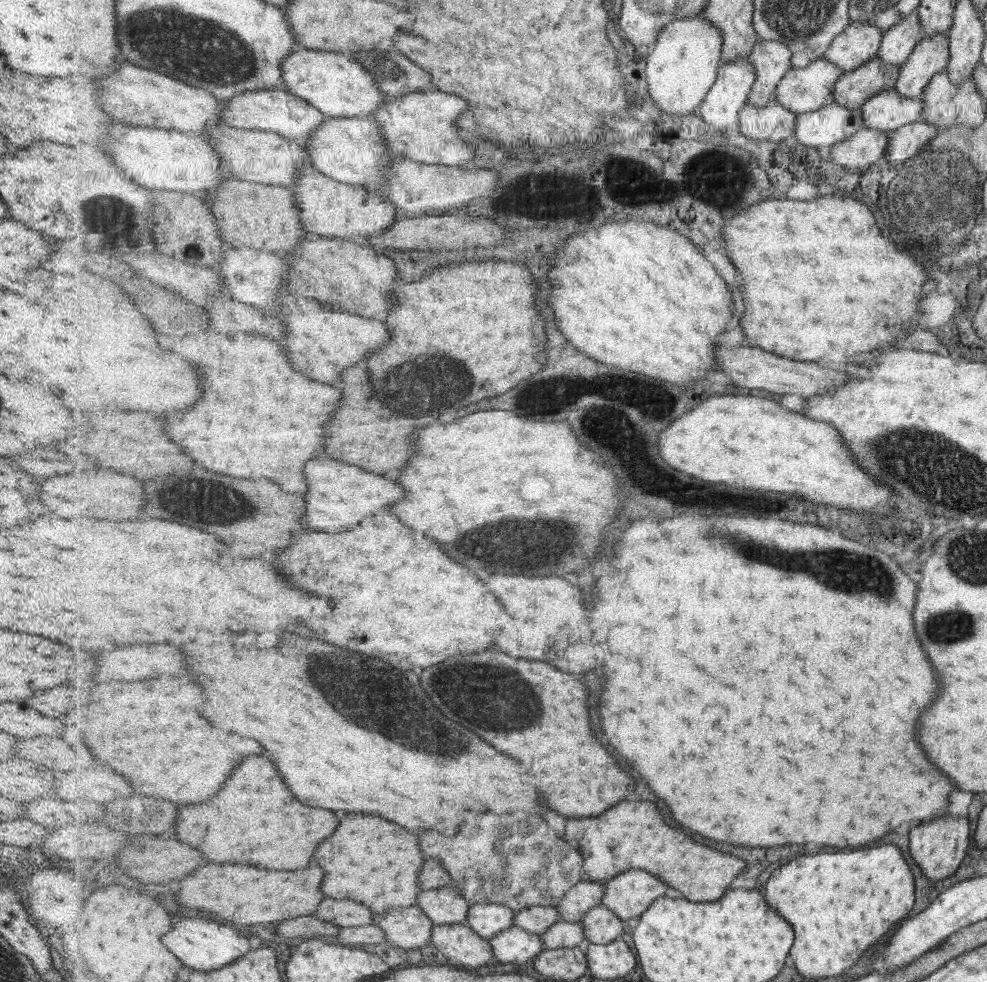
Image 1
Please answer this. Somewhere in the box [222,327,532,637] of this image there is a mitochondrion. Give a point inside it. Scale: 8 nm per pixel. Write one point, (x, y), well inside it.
(440, 379)

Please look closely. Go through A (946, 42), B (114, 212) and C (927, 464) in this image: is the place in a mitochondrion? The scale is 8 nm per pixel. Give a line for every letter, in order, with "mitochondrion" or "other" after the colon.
A: other
B: mitochondrion
C: mitochondrion

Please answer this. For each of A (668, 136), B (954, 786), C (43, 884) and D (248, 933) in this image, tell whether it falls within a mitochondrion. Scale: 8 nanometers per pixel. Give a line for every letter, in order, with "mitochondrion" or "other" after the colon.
A: other
B: other
C: other
D: other

